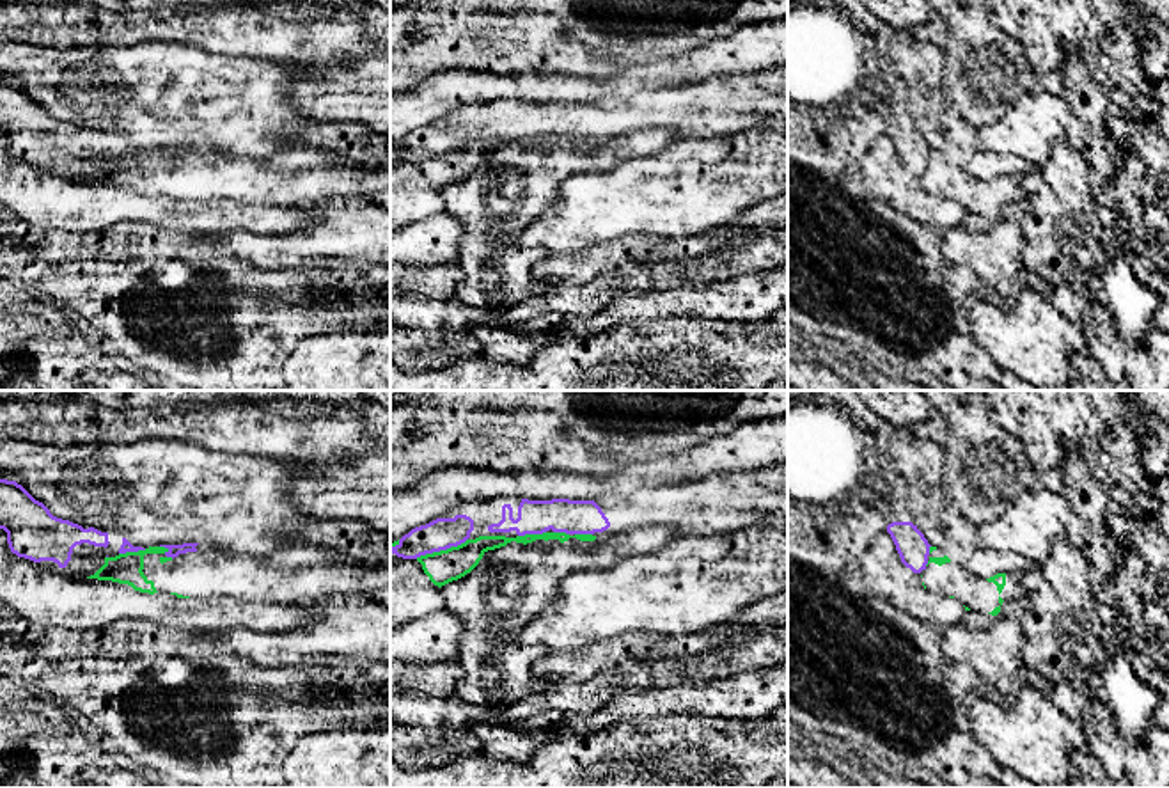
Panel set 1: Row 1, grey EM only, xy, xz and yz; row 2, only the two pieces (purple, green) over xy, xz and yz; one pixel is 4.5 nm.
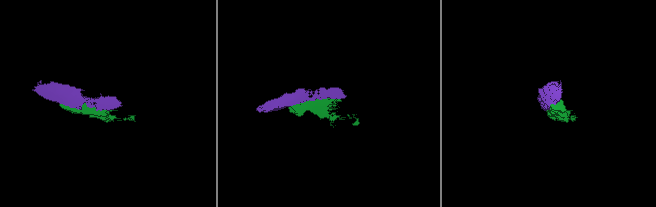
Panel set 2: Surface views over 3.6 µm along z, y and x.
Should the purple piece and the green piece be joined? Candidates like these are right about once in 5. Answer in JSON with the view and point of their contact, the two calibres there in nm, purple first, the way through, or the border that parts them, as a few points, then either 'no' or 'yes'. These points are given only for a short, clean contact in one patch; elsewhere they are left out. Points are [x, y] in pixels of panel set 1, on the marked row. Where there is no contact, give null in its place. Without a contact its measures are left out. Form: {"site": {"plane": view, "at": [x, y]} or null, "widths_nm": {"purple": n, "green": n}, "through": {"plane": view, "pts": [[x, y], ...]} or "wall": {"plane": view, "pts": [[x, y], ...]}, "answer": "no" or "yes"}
{"site": {"plane": "xz", "at": [440, 549]}, "widths_nm": {"purple": 140, "green": 150}, "answer": "no"}

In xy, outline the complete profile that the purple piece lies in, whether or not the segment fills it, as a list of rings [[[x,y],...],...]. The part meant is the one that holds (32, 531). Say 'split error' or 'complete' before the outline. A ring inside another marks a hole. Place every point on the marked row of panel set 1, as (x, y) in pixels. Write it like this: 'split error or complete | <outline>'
split error | [[[0,479],[0,529],[7,532],[7,543],[12,554],[66,577],[87,579],[105,564],[106,557],[145,550],[133,547],[126,538],[110,536],[108,529],[78,525],[53,516],[21,485],[7,479]]]

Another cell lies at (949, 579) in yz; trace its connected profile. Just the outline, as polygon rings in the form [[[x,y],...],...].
[[[930,547],[930,561],[921,575],[924,589],[942,598],[956,598],[965,611],[1000,612],[1004,600],[1024,593],[1018,575],[997,573],[981,579],[953,563],[942,550]]]

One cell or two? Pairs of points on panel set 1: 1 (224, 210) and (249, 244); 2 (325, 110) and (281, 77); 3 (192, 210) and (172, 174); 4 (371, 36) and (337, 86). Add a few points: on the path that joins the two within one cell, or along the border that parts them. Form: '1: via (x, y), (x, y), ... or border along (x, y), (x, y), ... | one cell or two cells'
1: border along (279, 233), (229, 231), (197, 235) | two cells
2: border along (297, 64), (300, 80), (290, 103), (314, 121) | two cells
3: border along (233, 199), (190, 201) | two cells
4: via (371, 50), (371, 57), (352, 77) | one cell

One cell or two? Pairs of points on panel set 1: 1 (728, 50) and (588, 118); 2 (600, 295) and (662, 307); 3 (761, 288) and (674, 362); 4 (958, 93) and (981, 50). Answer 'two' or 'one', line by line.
1: two
2: two
3: two
4: one

